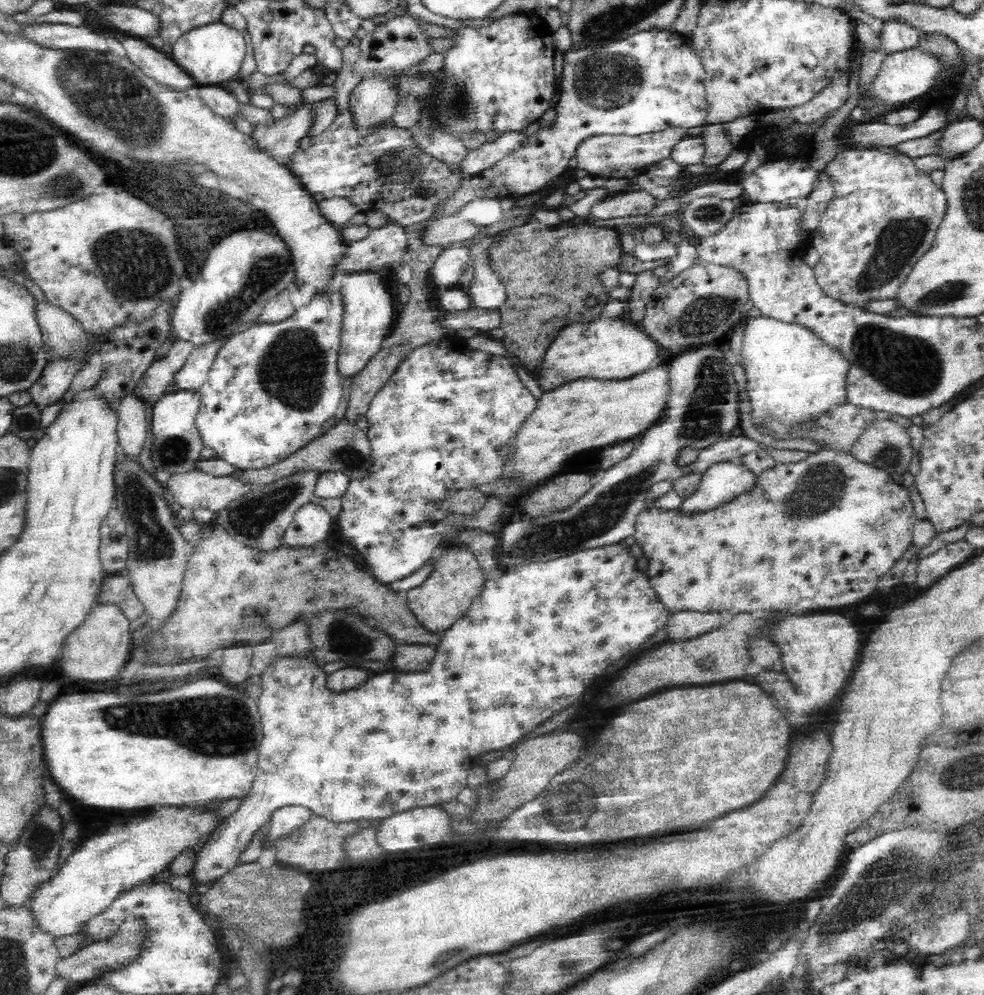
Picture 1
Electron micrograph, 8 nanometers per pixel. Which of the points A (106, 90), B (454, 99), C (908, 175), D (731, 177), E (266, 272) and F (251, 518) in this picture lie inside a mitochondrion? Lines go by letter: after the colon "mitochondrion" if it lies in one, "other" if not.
A: mitochondrion
B: mitochondrion
C: other
D: other
E: mitochondrion
F: mitochondrion

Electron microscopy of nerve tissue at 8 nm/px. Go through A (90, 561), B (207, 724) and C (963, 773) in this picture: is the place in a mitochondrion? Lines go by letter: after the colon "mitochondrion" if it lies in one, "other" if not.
A: other
B: mitochondrion
C: mitochondrion

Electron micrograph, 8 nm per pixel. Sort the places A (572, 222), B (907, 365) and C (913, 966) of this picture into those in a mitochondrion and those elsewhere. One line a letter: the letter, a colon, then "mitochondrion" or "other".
A: other
B: mitochondrion
C: other

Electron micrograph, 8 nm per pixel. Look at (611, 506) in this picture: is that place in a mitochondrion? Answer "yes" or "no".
yes

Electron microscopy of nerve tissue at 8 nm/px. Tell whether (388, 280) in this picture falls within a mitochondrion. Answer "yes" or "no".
no

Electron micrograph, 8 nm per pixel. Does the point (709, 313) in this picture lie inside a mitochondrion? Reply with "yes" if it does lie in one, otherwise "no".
yes

